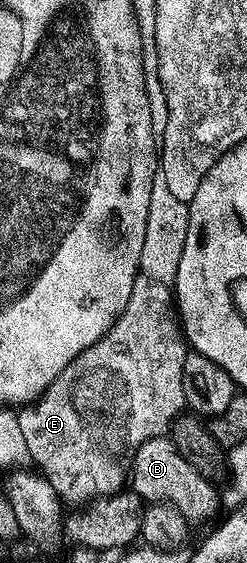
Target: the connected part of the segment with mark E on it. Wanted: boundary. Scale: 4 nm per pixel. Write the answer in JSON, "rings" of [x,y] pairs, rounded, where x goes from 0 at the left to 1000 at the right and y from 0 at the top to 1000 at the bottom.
{"rings":[[[579,487],[555,488],[543,501],[543,515],[526,515],[526,529],[510,536],[510,544],[494,551],[486,563],[445,579],[445,586],[429,586],[429,593],[413,600],[397,600],[397,607],[381,607],[381,615],[332,622],[332,629],[316,629],[316,636],[300,643],[283,643],[202,679],[194,689],[178,691],[178,698],[162,702],[158,710],[77,726],[73,737],[81,755],[89,757],[89,771],[105,778],[105,799],[121,799],[130,824],[194,851],[202,863],[219,863],[219,870],[247,890],[275,893],[279,888],[279,897],[324,899],[344,892],[368,892],[393,885],[466,881],[474,874],[506,865],[510,847],[526,838],[526,812],[547,796],[607,778],[668,773],[692,762],[700,746],[749,730],[753,684],[745,679],[745,639],[761,634],[765,623],[765,613],[745,600],[745,584],[729,581],[704,538],[700,513],[684,506],[640,501],[603,490]]]}

